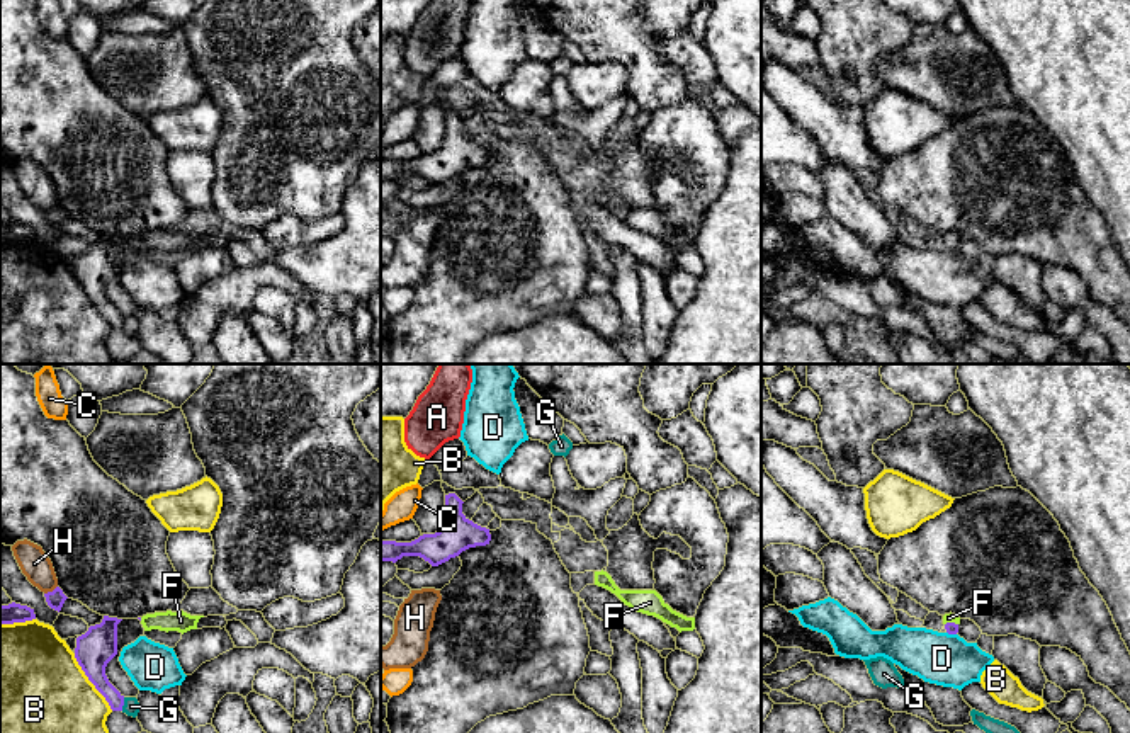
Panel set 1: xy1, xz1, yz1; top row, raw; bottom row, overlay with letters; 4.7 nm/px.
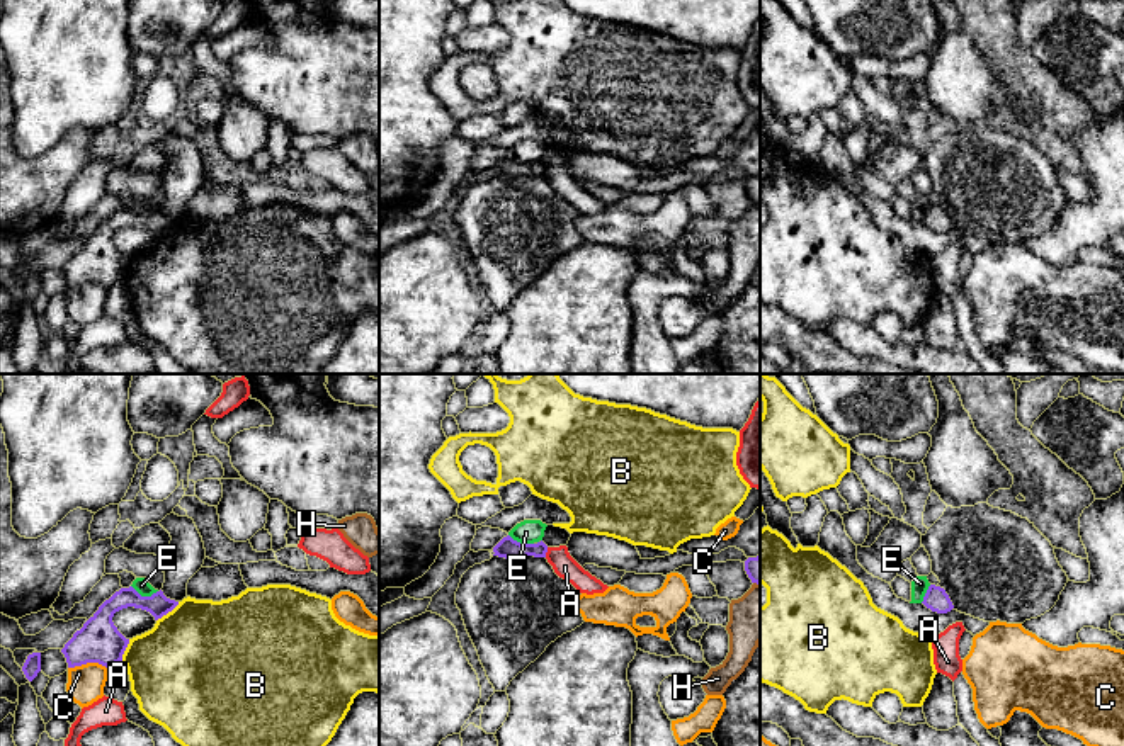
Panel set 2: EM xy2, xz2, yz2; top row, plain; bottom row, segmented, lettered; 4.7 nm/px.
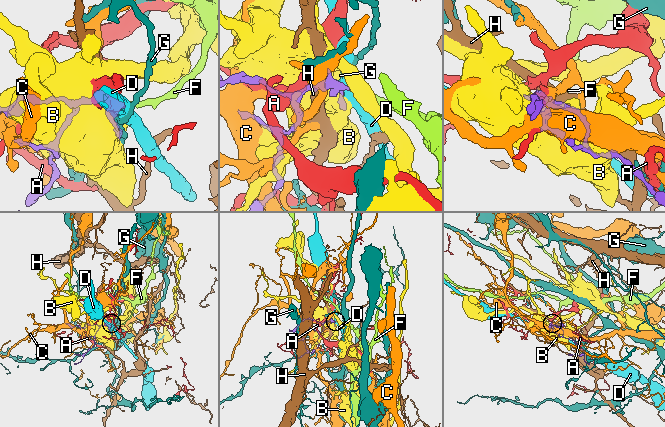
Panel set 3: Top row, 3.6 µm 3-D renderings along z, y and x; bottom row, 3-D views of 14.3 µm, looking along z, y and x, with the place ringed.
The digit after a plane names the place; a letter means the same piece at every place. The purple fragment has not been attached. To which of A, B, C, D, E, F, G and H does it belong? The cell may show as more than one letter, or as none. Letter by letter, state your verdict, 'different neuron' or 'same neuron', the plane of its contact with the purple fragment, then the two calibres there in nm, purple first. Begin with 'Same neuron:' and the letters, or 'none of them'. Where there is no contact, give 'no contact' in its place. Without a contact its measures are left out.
Same neuron: F
A: different neuron; contact in xz2; calibres 100 and 110 nm
B: different neuron; contact in xy1; calibres 180 and 500 nm
C: different neuron; contact in xy2; calibres 200 and 180 nm
D: different neuron; contact in yz1; calibres 60 and 240 nm
E: different neuron; contact in xy2; calibres 120 and 70 nm
F: same neuron; contact in yz1; calibres 60 and 50 nm
G: different neuron; contact in xy1; calibres 130 and 80 nm
H: different neuron; contact in xy1; calibres 90 and 140 nm

